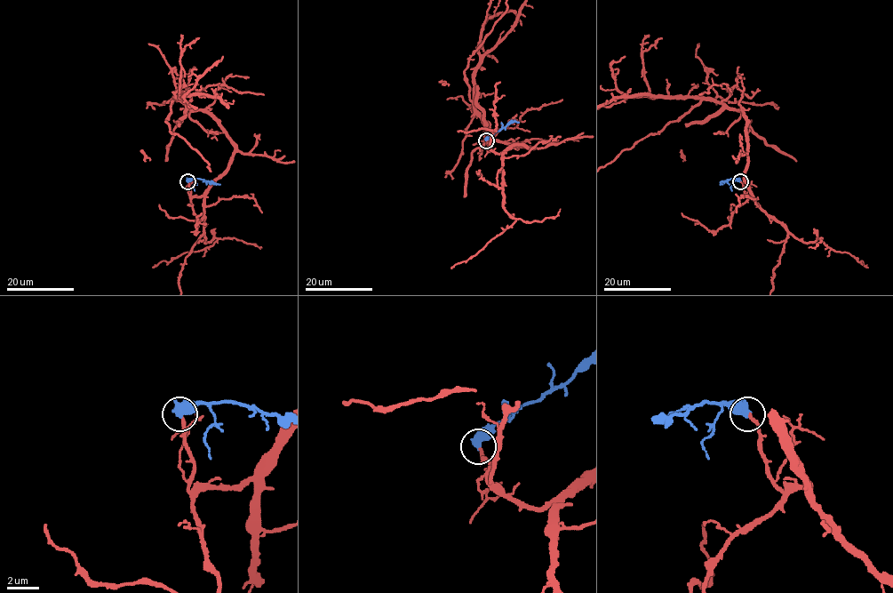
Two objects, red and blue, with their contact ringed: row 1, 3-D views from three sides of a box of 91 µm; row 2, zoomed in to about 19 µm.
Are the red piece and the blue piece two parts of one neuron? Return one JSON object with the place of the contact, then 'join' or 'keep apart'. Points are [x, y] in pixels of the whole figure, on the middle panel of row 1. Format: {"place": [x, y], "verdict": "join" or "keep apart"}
{"place": [486, 140], "verdict": "join"}

